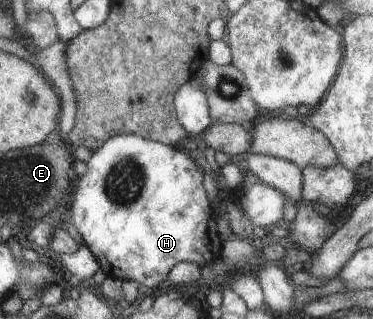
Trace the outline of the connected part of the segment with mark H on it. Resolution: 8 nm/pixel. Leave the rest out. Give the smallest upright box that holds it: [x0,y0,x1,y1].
[71,135,221,292]

